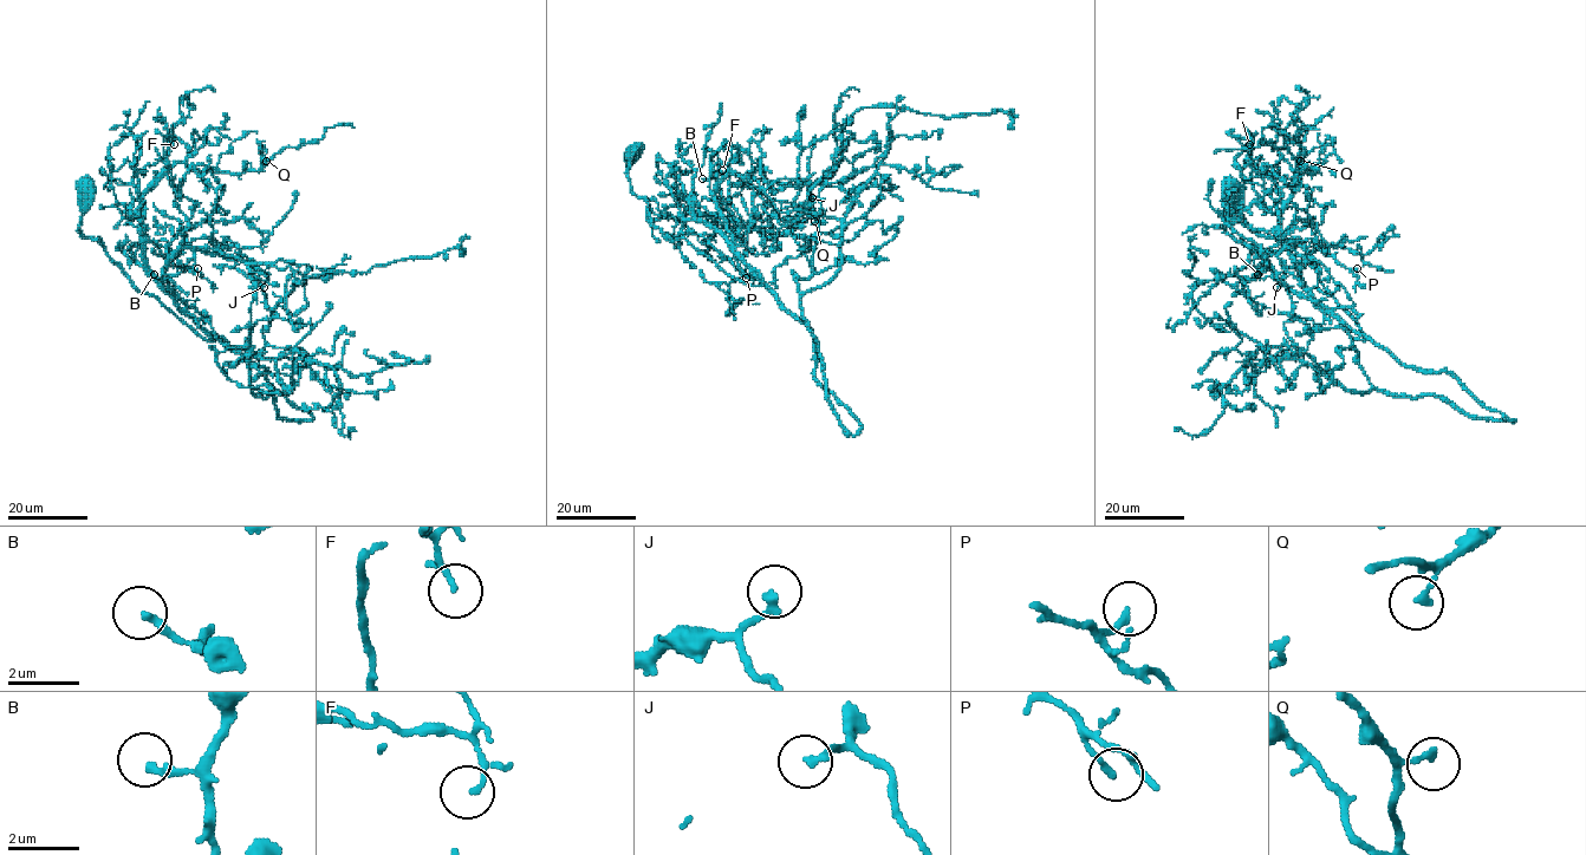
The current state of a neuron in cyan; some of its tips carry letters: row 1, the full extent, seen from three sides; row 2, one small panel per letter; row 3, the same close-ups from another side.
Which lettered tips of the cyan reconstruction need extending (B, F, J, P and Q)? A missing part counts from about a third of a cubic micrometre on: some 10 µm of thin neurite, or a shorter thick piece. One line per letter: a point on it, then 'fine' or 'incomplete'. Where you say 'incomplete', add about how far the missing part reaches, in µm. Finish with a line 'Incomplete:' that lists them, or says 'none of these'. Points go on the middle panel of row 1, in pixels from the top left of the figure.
B: (702, 178) | incomplete | 3 µm
F: (722, 170) | fine
J: (812, 197) | fine
P: (746, 278) | fine
Q: (814, 221) | fine
Incomplete: B

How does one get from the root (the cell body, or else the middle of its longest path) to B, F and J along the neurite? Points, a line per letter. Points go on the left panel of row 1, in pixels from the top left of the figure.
B: (85, 190), (82, 234), (96, 239), (138, 289), (153, 294), (213, 341), (167, 281), (154, 274)
F: (85, 190), (82, 234), (213, 341), (144, 254), (143, 196), (164, 175), (173, 187), (163, 137), (174, 144)
J: (85, 190), (82, 234), (203, 338), (214, 339), (166, 276), (182, 248), (232, 259), (264, 287)

